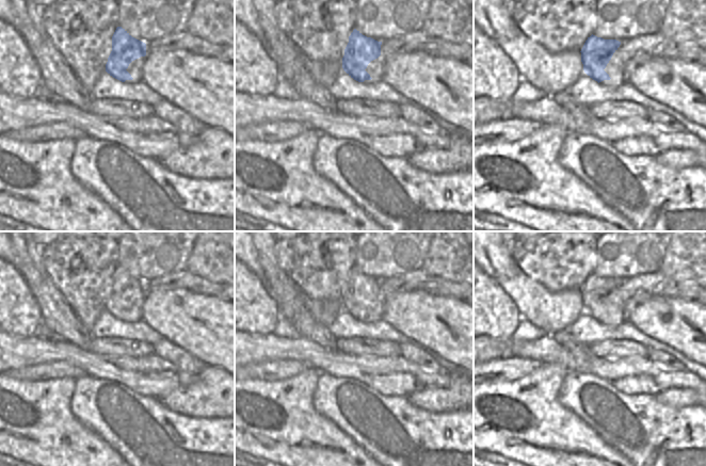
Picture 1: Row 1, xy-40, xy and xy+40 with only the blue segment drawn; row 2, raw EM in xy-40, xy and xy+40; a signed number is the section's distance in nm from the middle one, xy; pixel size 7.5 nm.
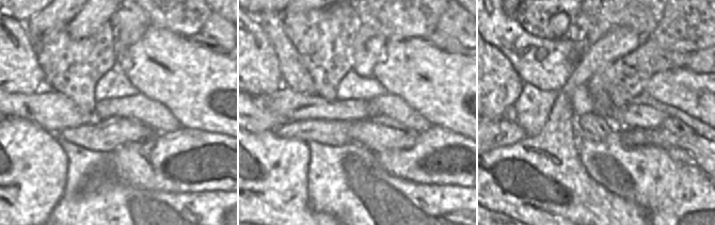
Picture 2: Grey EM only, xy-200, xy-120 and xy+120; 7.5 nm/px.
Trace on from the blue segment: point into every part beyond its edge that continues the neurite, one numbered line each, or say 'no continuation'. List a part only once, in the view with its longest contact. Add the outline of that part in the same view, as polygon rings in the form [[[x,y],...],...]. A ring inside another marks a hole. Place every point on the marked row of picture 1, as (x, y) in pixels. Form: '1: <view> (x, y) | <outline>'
no continuation

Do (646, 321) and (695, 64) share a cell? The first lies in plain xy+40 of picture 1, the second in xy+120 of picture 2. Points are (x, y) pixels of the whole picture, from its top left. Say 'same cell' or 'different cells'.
different cells

